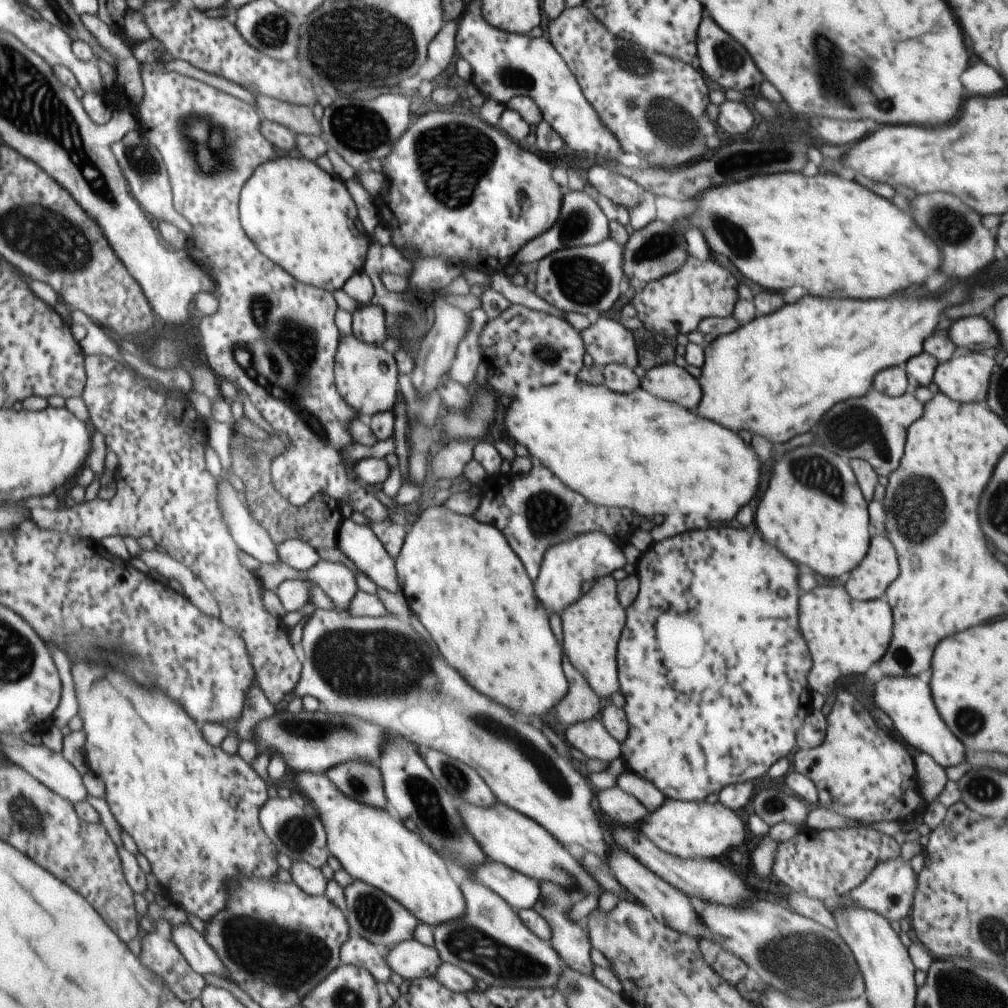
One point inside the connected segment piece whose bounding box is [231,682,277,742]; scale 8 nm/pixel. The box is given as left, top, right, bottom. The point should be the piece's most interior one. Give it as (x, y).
(257, 706)

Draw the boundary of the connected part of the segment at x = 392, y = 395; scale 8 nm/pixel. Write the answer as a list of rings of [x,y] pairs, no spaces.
[[[351,334],[340,340],[336,380],[343,398],[368,421],[373,415],[393,410],[399,392],[399,366],[384,344],[367,343]]]

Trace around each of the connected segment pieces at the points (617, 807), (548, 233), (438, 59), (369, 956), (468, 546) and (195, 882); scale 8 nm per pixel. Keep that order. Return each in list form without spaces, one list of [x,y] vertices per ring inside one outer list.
[[[619,788],[597,792],[597,806],[607,814],[613,822],[619,820],[619,824],[635,824],[635,818],[645,818],[647,810],[629,794],[625,794]]]
[[[583,189],[579,191],[565,190],[562,196],[561,211],[559,211],[555,224],[542,232],[541,235],[529,240],[519,251],[515,263],[535,262],[535,260],[538,261],[540,258],[562,248],[601,242],[609,234],[607,222],[607,218],[595,203],[594,197],[589,196]]]
[[[447,15],[447,22],[443,25],[442,31],[439,32],[437,36],[434,38],[434,42],[430,44],[429,48],[429,55],[427,62],[423,64],[421,72],[419,72],[419,76],[422,79],[420,85],[415,90],[417,94],[417,98],[421,98],[421,96],[425,96],[425,98],[429,99],[431,94],[433,93],[433,89],[430,83],[430,80],[437,80],[443,72],[447,72],[447,68],[453,64],[453,58],[455,58],[455,54],[457,54],[457,43],[456,43],[456,34],[458,31],[458,22],[454,20],[448,20]]]
[[[350,936],[342,946],[343,965],[357,965],[366,968],[378,982],[389,982],[394,970],[383,958],[381,948],[370,940],[359,936]]]
[[[436,504],[421,511],[419,518],[417,515],[410,518],[411,528],[406,532],[403,546],[396,559],[396,567],[398,570],[398,579],[402,584],[401,595],[406,599],[411,612],[414,613],[422,626],[431,632],[430,636],[435,638],[435,642],[439,644],[439,650],[443,652],[443,656],[447,658],[447,662],[453,668],[459,668],[463,672],[463,676],[467,676],[467,682],[471,682],[473,686],[477,686],[479,690],[483,690],[485,694],[489,694],[491,698],[503,702],[509,710],[517,712],[517,714],[533,714],[533,716],[543,716],[551,710],[551,706],[563,698],[568,684],[563,678],[561,672],[561,648],[557,644],[557,640],[551,634],[549,622],[547,622],[547,614],[543,610],[543,606],[537,602],[535,594],[533,594],[533,584],[527,578],[521,562],[517,560],[511,547],[507,544],[507,537],[495,525],[489,523],[483,524],[480,520],[475,520],[473,515],[461,516],[458,512],[451,510],[447,504]]]
[[[85,662],[74,663],[70,667],[72,682],[74,683],[75,697],[78,706],[78,715],[82,720],[82,728],[85,733],[85,743],[87,750],[84,750],[84,762],[97,776],[103,778],[105,784],[105,800],[110,808],[110,812],[114,818],[119,820],[118,824],[129,832],[141,852],[151,864],[151,872],[161,884],[163,891],[172,899],[173,904],[186,910],[186,912],[194,914],[205,924],[210,923],[219,911],[226,910],[229,904],[229,896],[223,888],[225,880],[233,878],[239,872],[239,878],[276,878],[278,872],[281,871],[279,862],[277,862],[277,853],[281,853],[274,840],[266,833],[260,820],[261,810],[267,804],[269,799],[269,782],[261,778],[252,766],[236,754],[227,754],[220,747],[207,744],[208,740],[203,738],[203,730],[199,728],[199,724],[185,712],[185,708],[177,702],[167,698],[167,694],[161,694],[157,690],[145,688],[141,684],[135,682],[133,676],[127,676],[119,670],[107,668],[105,664],[85,664]]]

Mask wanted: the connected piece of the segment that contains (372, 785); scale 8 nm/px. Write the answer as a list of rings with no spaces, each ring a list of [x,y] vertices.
[[[350,760],[326,772],[340,791],[368,805],[389,809],[381,769],[373,763]]]

